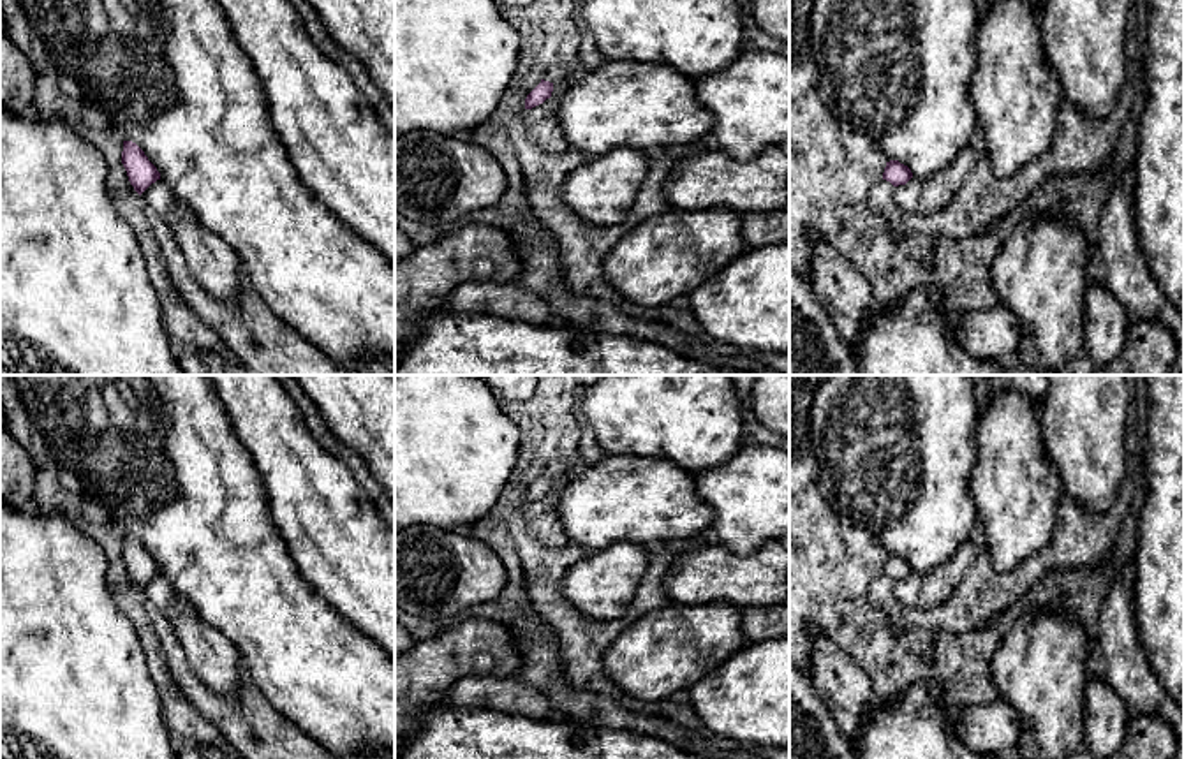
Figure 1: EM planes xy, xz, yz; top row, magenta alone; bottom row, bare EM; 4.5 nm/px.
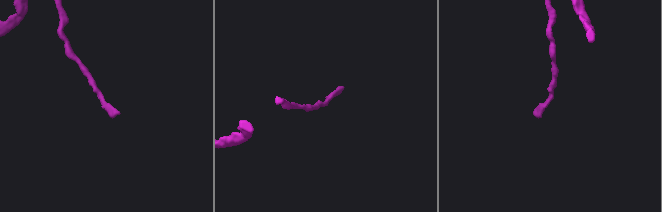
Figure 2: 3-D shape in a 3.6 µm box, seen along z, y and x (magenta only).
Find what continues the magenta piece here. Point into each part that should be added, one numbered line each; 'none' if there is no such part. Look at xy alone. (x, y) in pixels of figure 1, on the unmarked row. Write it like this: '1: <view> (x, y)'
none

